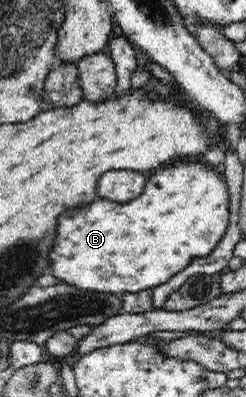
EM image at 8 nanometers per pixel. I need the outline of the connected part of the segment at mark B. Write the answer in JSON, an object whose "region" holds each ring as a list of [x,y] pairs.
{"region":[[[187,162],[173,164],[159,170],[149,178],[143,194],[127,204],[115,204],[111,200],[95,200],[85,208],[73,208],[59,216],[59,232],[55,248],[49,254],[51,274],[65,284],[81,290],[124,294],[141,292],[159,286],[181,272],[197,258],[209,256],[221,242],[229,225],[229,196],[227,186],[207,164]]]}

